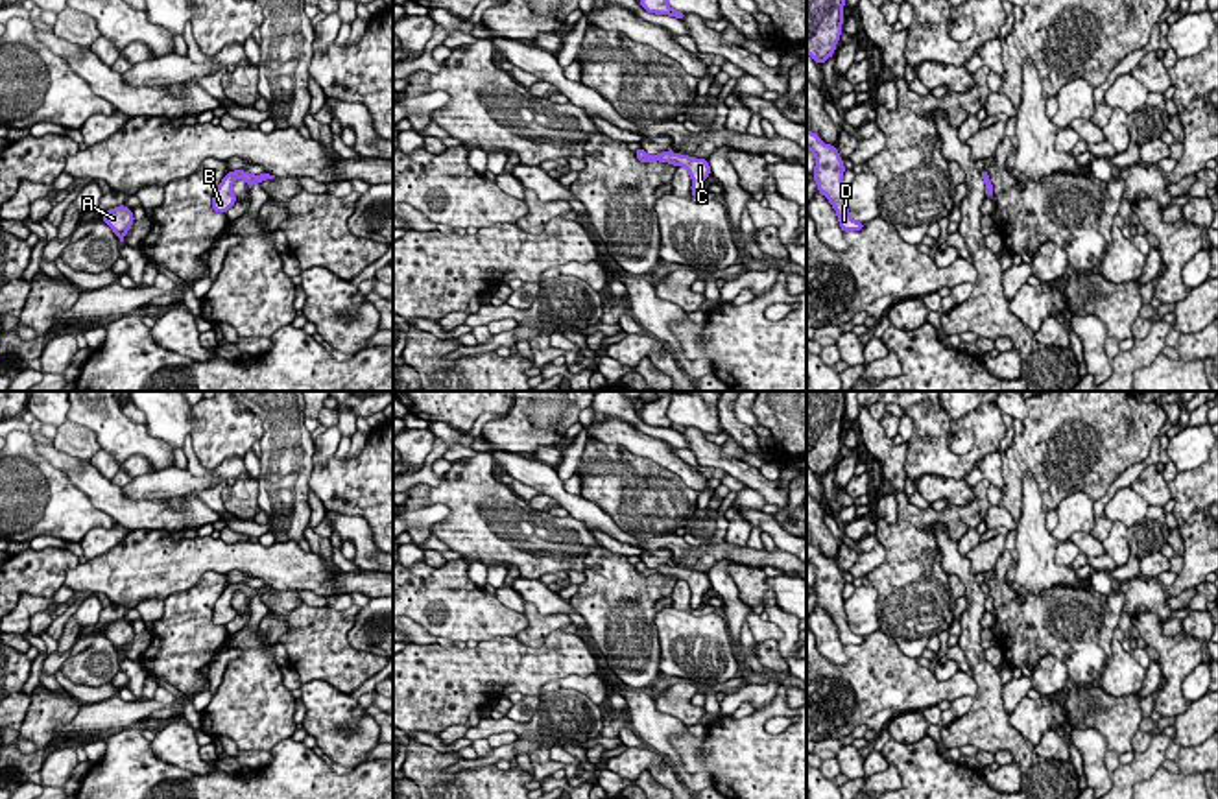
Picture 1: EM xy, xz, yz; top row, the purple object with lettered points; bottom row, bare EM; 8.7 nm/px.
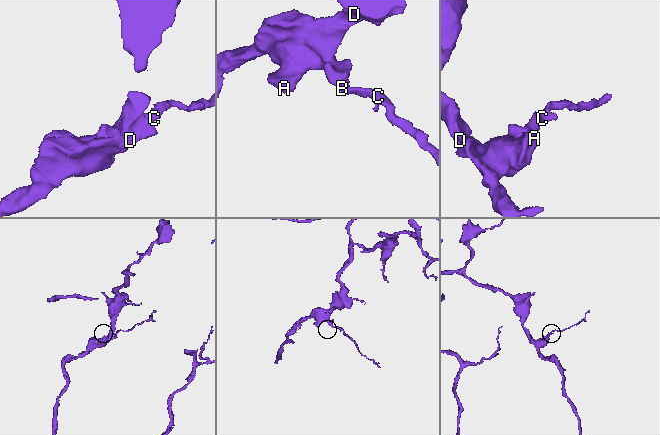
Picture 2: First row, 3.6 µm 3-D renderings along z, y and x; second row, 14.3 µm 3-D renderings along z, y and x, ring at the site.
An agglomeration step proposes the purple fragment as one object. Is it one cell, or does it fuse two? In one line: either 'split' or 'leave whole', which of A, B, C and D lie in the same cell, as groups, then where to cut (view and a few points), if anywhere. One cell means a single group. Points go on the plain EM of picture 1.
leave whole; A B C D; no cut

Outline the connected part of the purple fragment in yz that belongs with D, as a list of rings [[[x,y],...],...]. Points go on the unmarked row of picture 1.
[[[806,544],[806,563],[816,570],[814,594],[818,596],[818,605],[834,620],[842,644],[862,644],[866,637],[854,635],[845,616],[845,600],[842,596],[845,579],[838,563],[825,557],[812,544]]]

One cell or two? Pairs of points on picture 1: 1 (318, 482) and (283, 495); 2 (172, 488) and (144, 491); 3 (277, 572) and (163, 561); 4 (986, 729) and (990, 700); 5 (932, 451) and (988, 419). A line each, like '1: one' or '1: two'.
1: two
2: one
3: one
4: one
5: one

